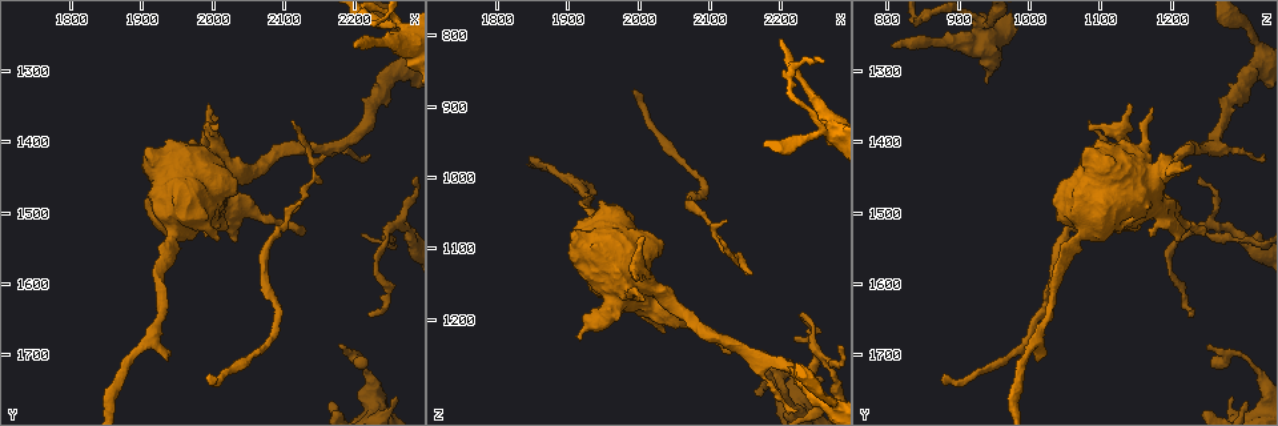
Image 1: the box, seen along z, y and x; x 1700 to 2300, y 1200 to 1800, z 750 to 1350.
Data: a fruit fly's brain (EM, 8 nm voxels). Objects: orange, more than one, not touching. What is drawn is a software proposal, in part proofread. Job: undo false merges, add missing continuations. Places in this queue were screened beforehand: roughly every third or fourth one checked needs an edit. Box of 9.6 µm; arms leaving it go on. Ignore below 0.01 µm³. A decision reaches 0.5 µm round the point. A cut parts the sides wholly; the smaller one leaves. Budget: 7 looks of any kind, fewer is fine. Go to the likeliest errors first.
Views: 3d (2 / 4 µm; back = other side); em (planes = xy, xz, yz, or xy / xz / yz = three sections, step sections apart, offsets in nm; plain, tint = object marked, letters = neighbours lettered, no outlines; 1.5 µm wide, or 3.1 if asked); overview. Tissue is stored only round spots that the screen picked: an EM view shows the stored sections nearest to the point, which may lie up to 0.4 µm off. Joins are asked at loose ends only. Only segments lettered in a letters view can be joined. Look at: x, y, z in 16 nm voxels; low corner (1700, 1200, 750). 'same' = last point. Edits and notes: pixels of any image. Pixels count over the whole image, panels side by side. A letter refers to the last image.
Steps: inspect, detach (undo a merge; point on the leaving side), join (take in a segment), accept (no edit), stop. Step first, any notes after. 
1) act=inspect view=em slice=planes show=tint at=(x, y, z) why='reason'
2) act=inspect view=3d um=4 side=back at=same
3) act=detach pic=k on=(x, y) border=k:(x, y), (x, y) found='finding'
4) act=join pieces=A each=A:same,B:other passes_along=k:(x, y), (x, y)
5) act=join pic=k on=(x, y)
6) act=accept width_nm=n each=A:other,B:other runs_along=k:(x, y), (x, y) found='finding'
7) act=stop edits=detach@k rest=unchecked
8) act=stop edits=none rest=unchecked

act=inspect view=3d um=2 at=(2030, 1535, 1205) why='branch stops here'

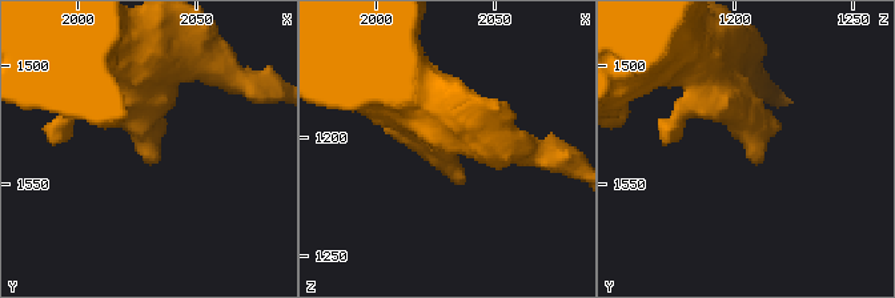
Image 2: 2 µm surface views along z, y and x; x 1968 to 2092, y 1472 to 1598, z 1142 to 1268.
act=inspect view=em slice=planes show=letters at=(2031, 1541, 1212) why='need the tissue'

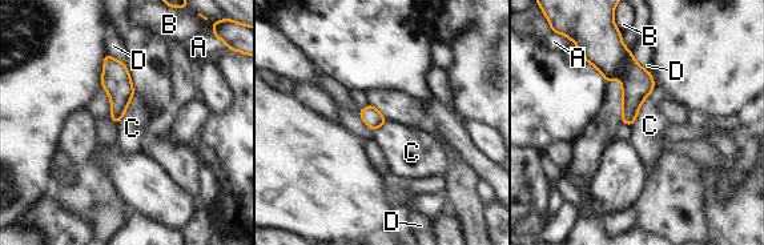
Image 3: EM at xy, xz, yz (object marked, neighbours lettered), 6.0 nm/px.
act=accept each=A:other,B:other,C:other,D:other found='no lettered segment goes on from it'

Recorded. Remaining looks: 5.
act=inspect view=em slice=xz step=4 show=letters at=(2260, 1760, 1285) why='branch stops here'

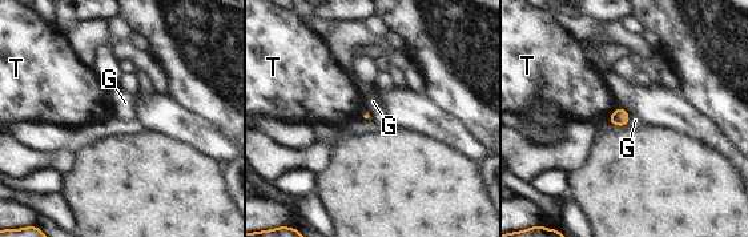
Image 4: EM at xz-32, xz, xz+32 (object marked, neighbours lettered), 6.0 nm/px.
act=inspect view=em slice=planes show=letters at=same

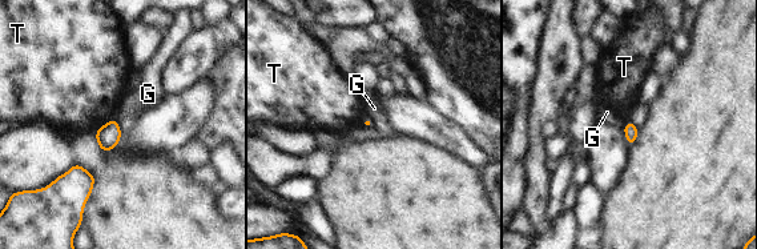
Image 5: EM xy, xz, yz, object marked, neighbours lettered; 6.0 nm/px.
act=accept longest_contact=T:160nm each=G:other,T:other border=5:(115, 120), (121, 132) found='none of them fits'

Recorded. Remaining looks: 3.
act=inspect view=em slice=planes show=letters at=(1990, 1735, 880) why='tapers out'

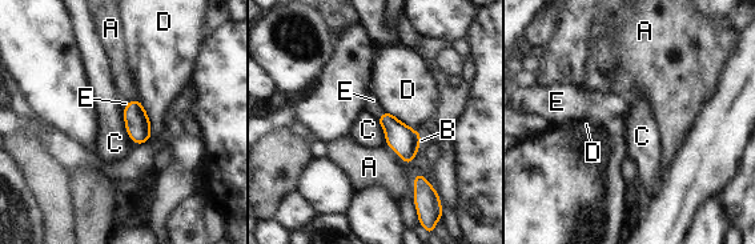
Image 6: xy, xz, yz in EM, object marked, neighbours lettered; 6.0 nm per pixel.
act=join pieces=E each=A:other,B:other,C:other,D:other,E:same passes_along=6:(404, 140), (382, 115), (374, 106) found='it goes on there'

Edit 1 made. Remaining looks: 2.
act=stop edits=join@6 rest=unchecked

